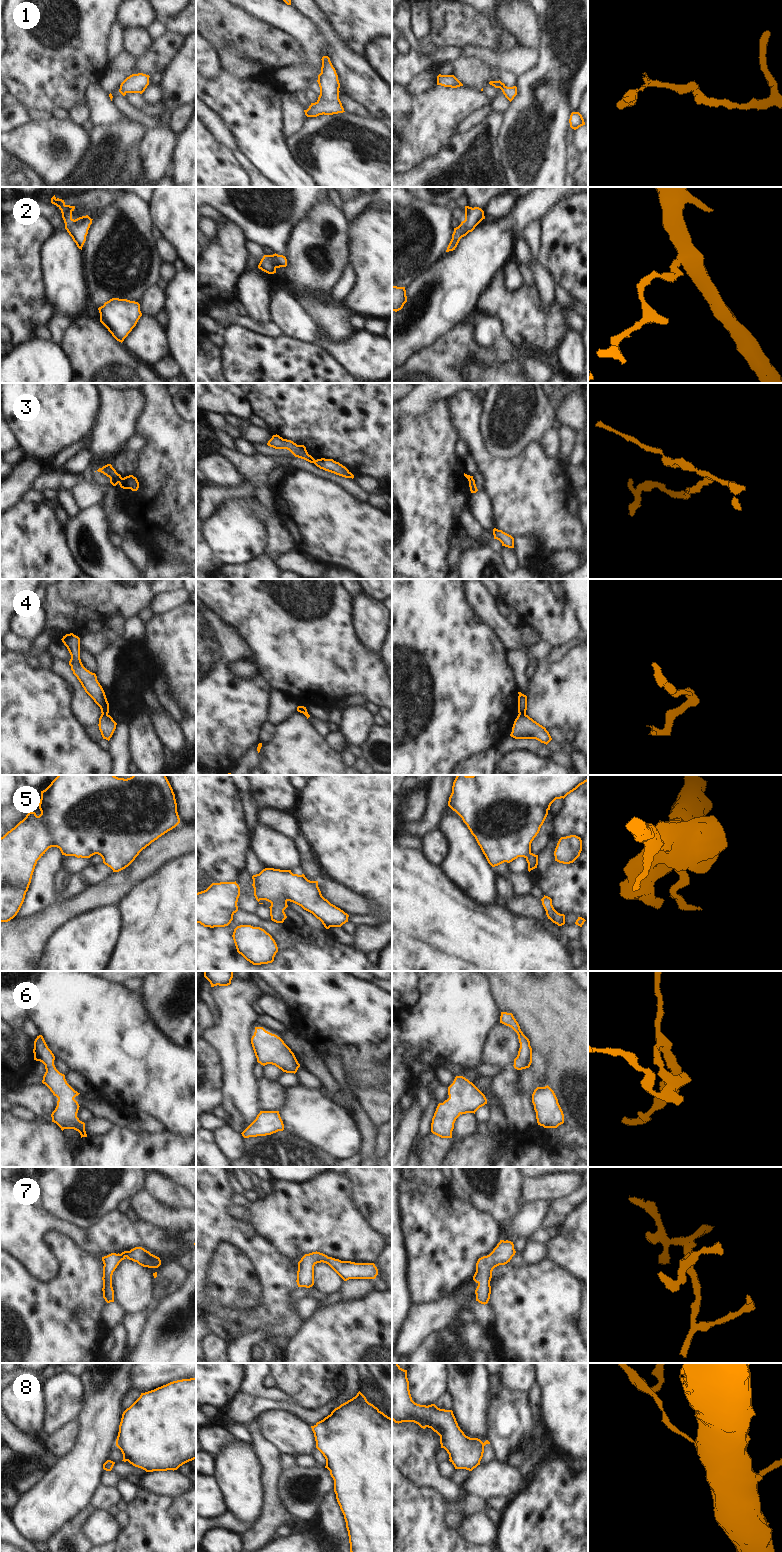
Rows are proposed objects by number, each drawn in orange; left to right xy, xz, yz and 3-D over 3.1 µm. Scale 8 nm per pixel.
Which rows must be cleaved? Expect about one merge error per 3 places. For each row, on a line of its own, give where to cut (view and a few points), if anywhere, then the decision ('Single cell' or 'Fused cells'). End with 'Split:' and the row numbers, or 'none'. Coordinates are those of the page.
1: No split. Single cell
2: No split. Single cell
3: No split. Single cell
4: Split along yz (519, 713), (525, 714). Fused cells
5: No split. Single cell
6: No split. Single cell
7: No split. Single cell
8: No split. Single cell
Split: 4.

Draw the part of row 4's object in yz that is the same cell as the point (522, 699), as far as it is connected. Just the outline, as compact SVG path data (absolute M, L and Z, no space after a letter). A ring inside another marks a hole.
M518 692L518 713L521 715L526 714L527 710L527 696Z

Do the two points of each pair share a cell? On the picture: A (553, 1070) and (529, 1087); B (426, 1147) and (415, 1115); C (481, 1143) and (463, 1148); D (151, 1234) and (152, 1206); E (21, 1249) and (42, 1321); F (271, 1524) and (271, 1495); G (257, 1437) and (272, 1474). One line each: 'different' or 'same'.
A: different
B: different
C: same
D: different
E: different
F: same
G: same

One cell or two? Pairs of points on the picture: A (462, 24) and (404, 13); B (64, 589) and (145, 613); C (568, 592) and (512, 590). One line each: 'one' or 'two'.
A: two
B: two
C: two

